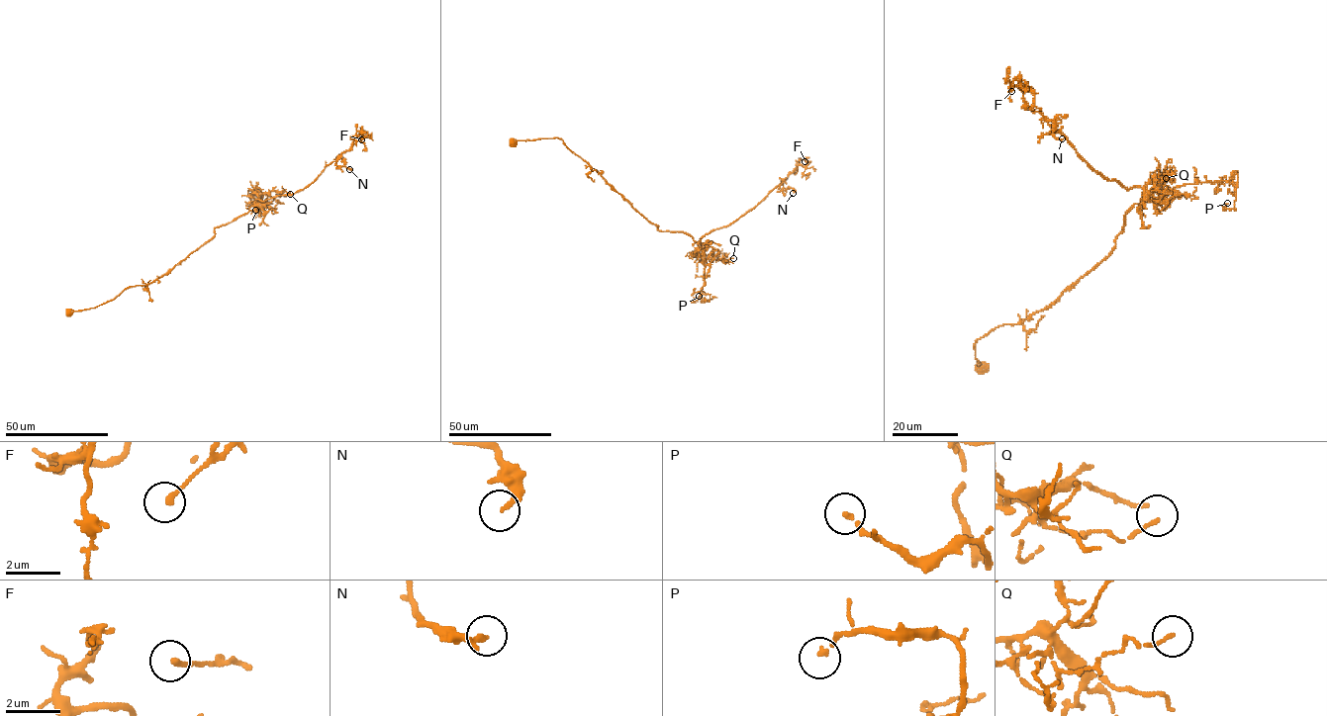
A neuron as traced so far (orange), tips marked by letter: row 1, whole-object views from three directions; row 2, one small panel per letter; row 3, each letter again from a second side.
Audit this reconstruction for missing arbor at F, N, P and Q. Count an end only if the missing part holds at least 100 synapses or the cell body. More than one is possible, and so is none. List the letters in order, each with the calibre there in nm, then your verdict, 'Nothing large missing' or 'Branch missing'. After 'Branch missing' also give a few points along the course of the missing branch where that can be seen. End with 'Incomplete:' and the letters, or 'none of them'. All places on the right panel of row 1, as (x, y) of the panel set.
F: Thickness 200 nm. Nothing large missing
N: Thickness 240 nm. Nothing large missing
P: Thickness 140 nm. Nothing large missing
Q: Thickness 110 nm. Nothing large missing
Incomplete: none of them

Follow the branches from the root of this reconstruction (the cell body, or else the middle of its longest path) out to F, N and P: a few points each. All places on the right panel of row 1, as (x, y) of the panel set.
F: (982, 367), (976, 341), (1043, 311), (1102, 261), (1143, 193), (1095, 172), (1027, 105), (1019, 80), (1011, 91)
N: (982, 367), (976, 341), (1048, 307), (1111, 252), (1141, 203), (1141, 188), (1095, 172), (1047, 121), (1062, 138)
P: (982, 367), (976, 341), (1043, 311), (1102, 261), (1148, 193), (1225, 180), (1227, 203)

